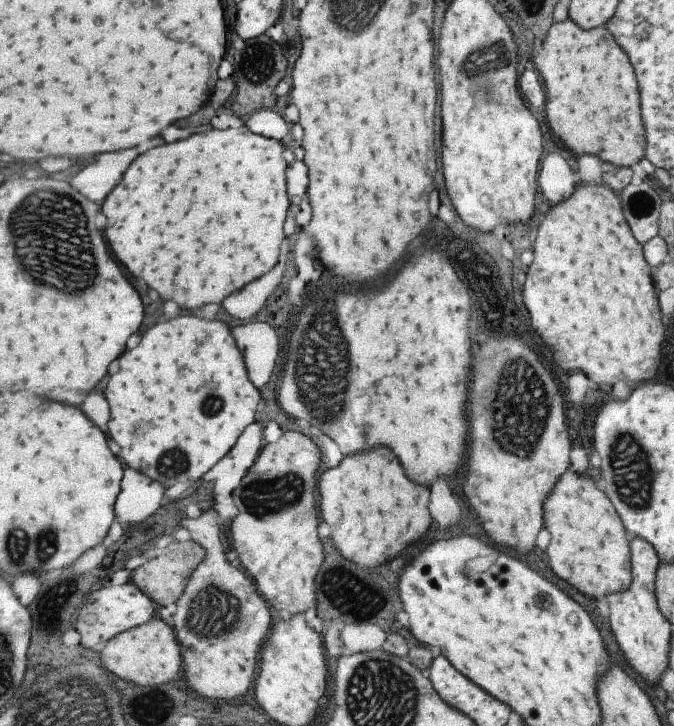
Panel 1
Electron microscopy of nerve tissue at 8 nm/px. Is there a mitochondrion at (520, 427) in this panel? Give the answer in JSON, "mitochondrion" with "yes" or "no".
{"mitochondrion":"yes"}

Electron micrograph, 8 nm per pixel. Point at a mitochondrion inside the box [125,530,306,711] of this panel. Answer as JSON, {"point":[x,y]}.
{"point":[212,610]}

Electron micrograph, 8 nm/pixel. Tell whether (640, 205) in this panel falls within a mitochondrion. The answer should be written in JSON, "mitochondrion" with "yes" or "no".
{"mitochondrion":"yes"}

